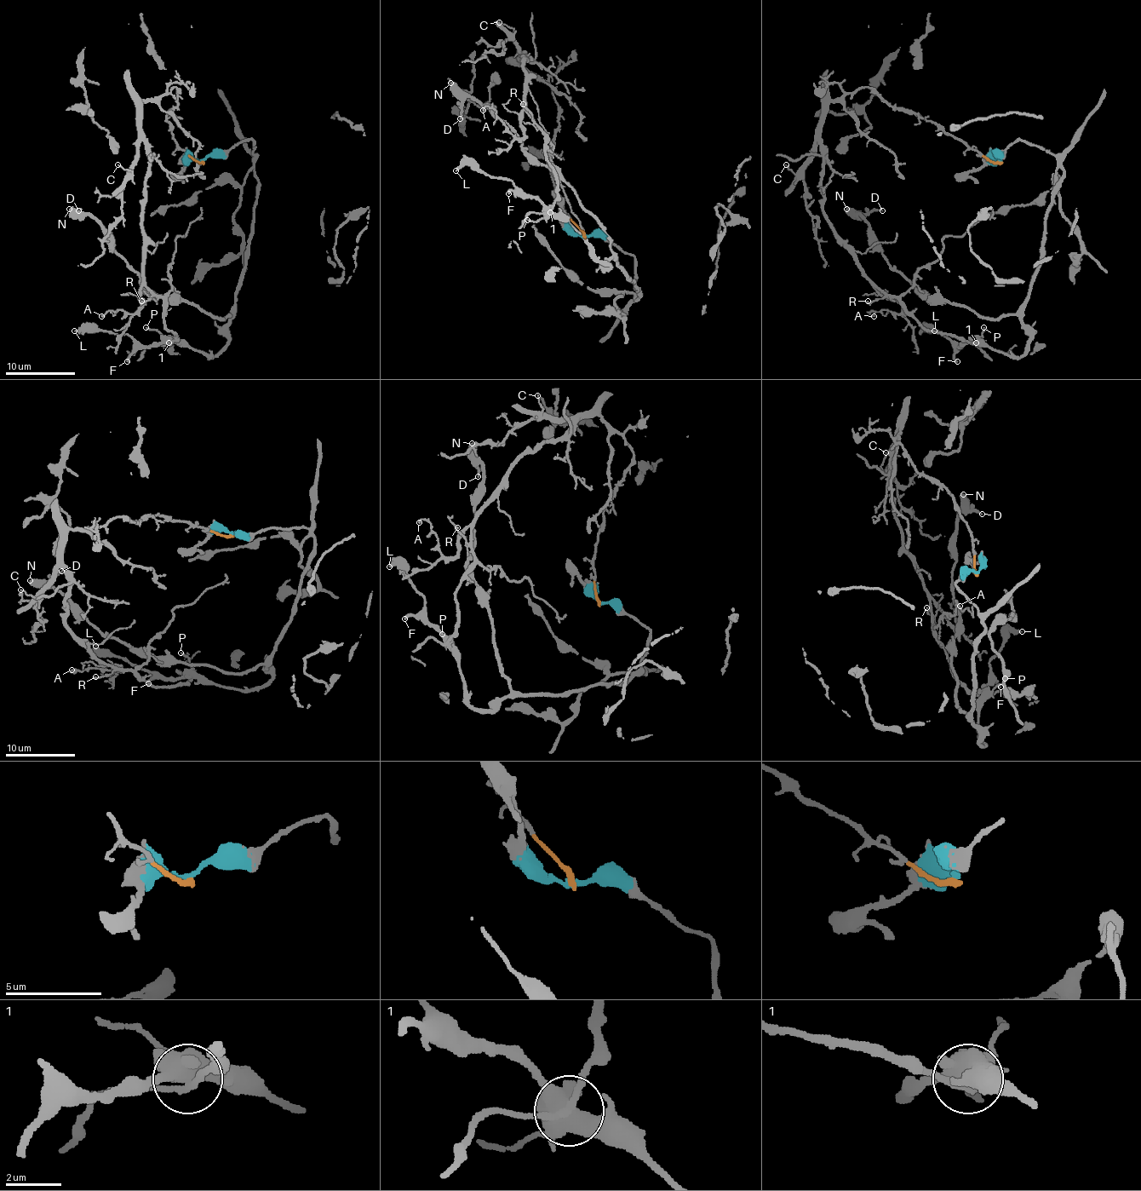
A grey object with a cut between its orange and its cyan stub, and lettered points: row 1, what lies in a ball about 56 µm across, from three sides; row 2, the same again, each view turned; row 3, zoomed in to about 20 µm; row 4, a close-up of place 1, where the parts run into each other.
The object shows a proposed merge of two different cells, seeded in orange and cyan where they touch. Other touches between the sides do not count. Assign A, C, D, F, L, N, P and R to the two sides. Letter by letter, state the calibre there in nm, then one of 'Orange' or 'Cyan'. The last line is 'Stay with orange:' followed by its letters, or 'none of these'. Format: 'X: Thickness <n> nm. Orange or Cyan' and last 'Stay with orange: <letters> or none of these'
A: Thickness 170 nm. Orange
C: Thickness 120 nm. Orange
D: Thickness 140 nm. Cyan
F: Thickness 240 nm. Cyan
L: Thickness 280 nm. Cyan
N: Thickness 700 nm. Cyan
P: Thickness 180 nm. Cyan
R: Thickness 160 nm. Orange
Stay with orange: A, C, R

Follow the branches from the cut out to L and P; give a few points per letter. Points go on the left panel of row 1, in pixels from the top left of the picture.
L: (203, 162), (253, 140), (258, 187), (229, 342), (208, 356), (178, 342), (140, 346), (128, 334), (74, 330)
P: (203, 162), (253, 140), (258, 187), (229, 342), (213, 356), (146, 327)

